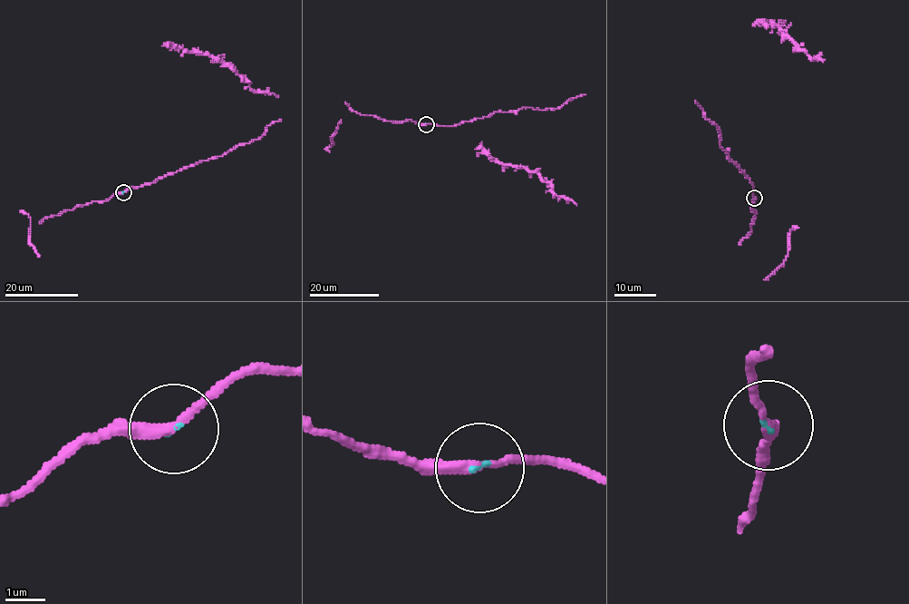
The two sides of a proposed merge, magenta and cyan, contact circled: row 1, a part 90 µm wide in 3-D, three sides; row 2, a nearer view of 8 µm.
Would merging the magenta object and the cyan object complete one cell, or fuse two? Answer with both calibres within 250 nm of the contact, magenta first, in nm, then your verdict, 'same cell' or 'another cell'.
260/70 nm | same cell

